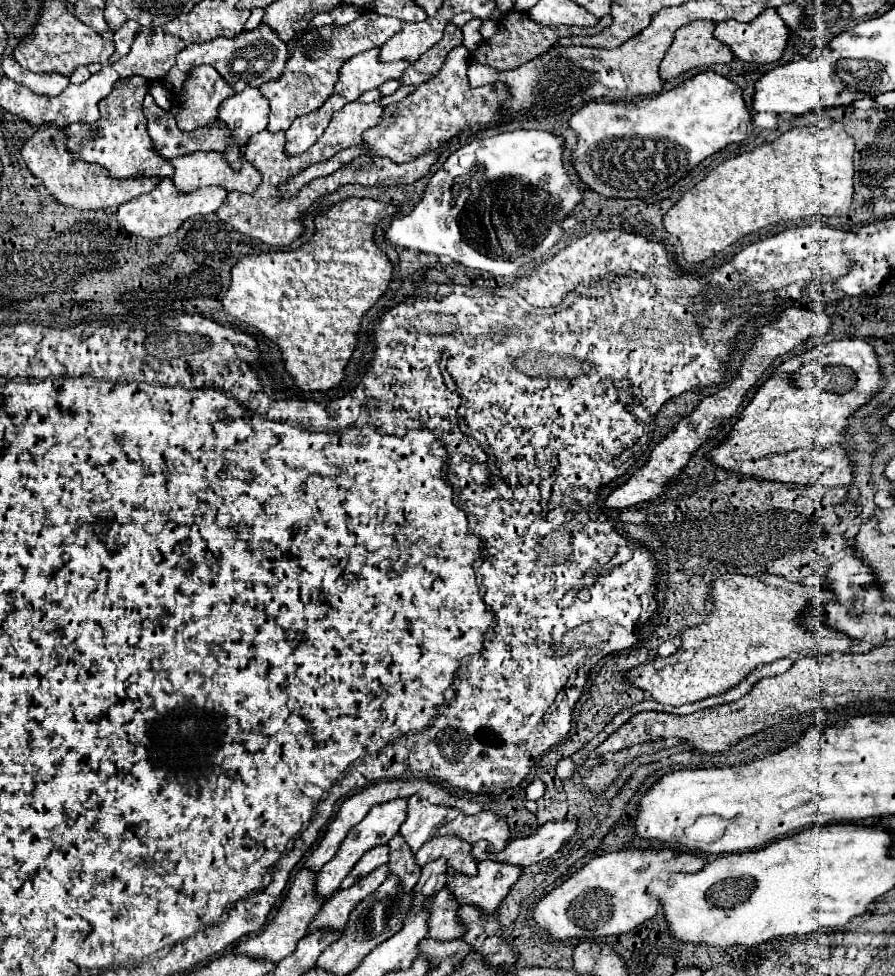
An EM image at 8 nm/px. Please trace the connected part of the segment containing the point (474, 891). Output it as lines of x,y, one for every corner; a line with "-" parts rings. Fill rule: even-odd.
483,861
479,863
479,873
475,877
467,877
449,869
445,887
459,905
475,905
485,913
495,913
519,875
521,867

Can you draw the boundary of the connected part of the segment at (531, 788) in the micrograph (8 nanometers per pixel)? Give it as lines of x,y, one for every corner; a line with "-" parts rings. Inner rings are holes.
533,779
533,781
527,785
527,799
537,801
537,799
539,799
543,793
545,793
545,785
543,785
543,781

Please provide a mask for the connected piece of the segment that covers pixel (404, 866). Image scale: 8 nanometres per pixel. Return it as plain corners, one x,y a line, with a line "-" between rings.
397,835
389,841
387,867
389,867
389,873
395,873
395,877
399,877
403,893
411,893
411,889
419,881
421,867
417,867
415,857
413,857
411,849
407,847
407,843
401,839
401,835

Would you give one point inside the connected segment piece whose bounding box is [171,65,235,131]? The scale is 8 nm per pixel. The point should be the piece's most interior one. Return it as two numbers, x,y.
203,90

